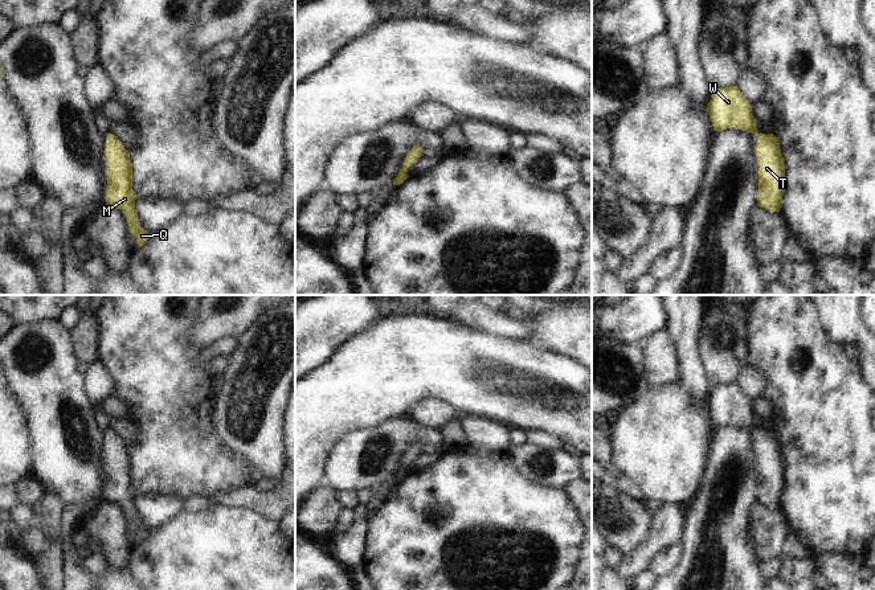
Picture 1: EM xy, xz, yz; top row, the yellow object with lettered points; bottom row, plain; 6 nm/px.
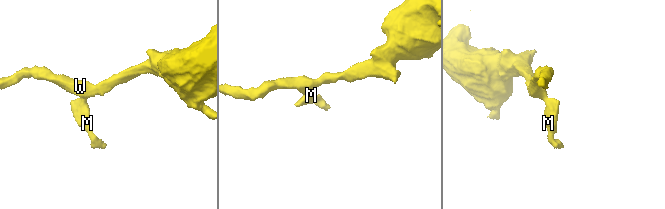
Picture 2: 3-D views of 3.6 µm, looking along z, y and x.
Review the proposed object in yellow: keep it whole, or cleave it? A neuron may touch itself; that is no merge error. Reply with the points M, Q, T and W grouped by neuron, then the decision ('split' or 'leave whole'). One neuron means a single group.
groups M Q T W; leave whole

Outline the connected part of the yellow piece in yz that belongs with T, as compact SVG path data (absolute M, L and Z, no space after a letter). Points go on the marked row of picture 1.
M736 86L717 89L707 107L715 131L736 128L759 138L756 156L759 164L757 205L780 212L785 192L785 164L778 139L773 134L760 134L752 106Z

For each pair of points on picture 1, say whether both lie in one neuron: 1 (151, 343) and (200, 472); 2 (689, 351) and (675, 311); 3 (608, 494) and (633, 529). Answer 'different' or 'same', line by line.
1: same
2: same
3: same

